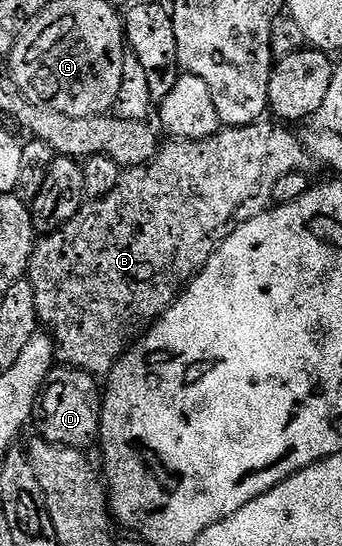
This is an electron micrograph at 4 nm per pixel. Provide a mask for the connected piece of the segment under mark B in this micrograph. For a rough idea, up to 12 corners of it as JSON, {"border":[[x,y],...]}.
{"border":[[277,121],[167,141],[30,257],[57,361],[95,376],[272,188]]}

